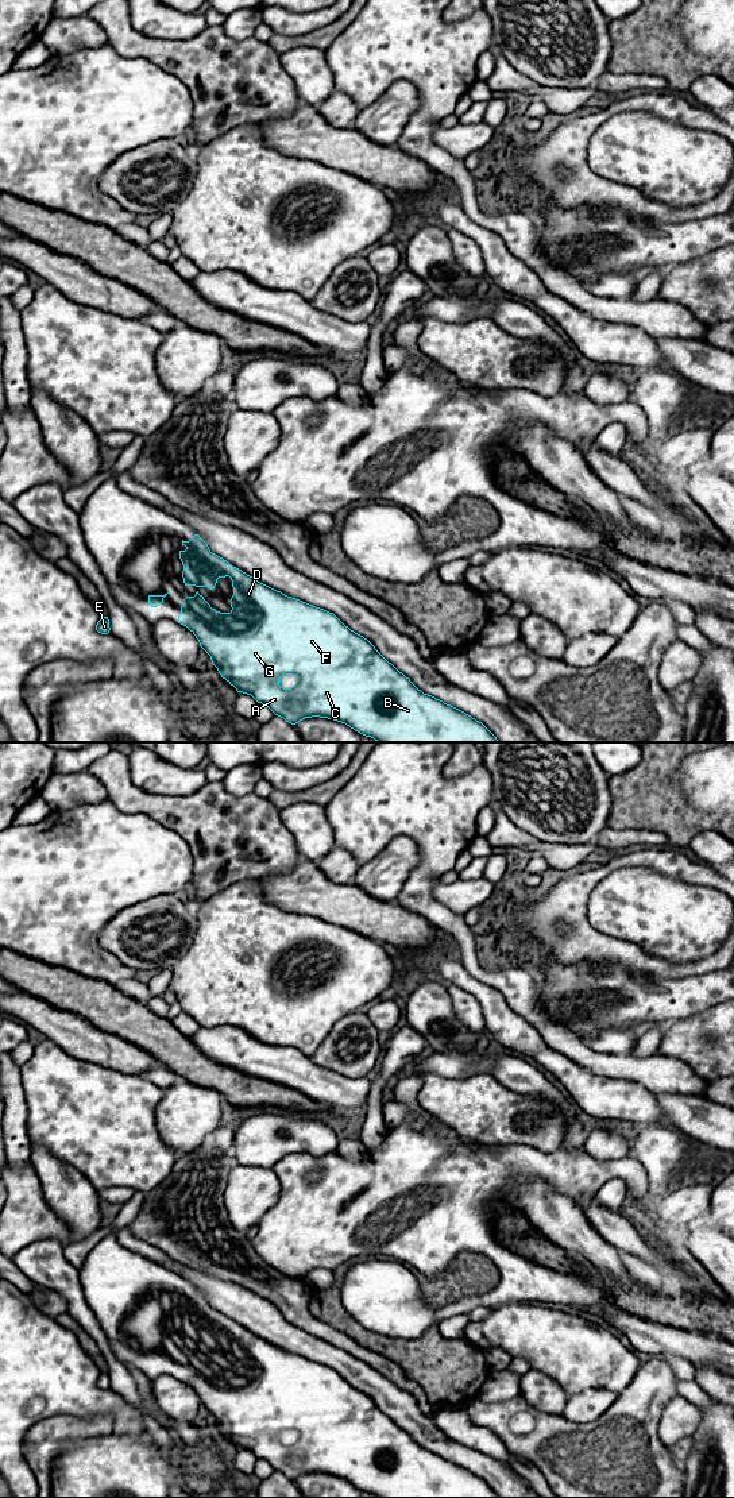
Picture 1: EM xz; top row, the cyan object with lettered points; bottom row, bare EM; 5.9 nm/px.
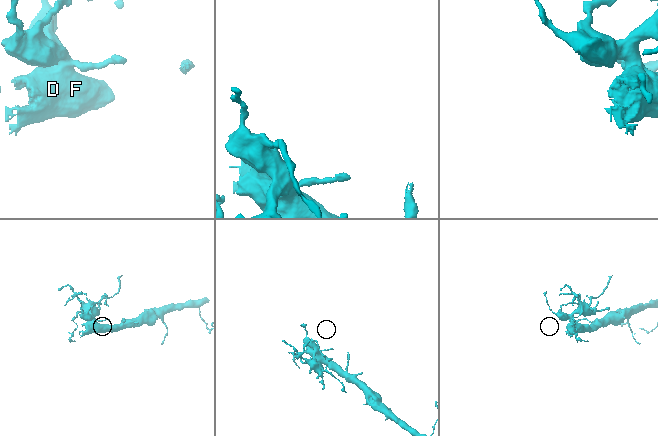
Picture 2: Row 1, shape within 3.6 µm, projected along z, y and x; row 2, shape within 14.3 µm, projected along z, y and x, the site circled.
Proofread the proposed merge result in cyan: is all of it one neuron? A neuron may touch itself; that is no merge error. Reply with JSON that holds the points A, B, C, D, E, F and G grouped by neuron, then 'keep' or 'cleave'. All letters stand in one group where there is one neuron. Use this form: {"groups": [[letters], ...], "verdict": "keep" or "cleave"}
{"groups": [["A", "B", "C", "D", "E", "F", "G"]], "verdict": "keep"}

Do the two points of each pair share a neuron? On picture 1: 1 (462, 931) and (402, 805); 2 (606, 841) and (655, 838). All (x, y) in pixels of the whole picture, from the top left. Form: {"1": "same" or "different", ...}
{"1": "same", "2": "same"}

